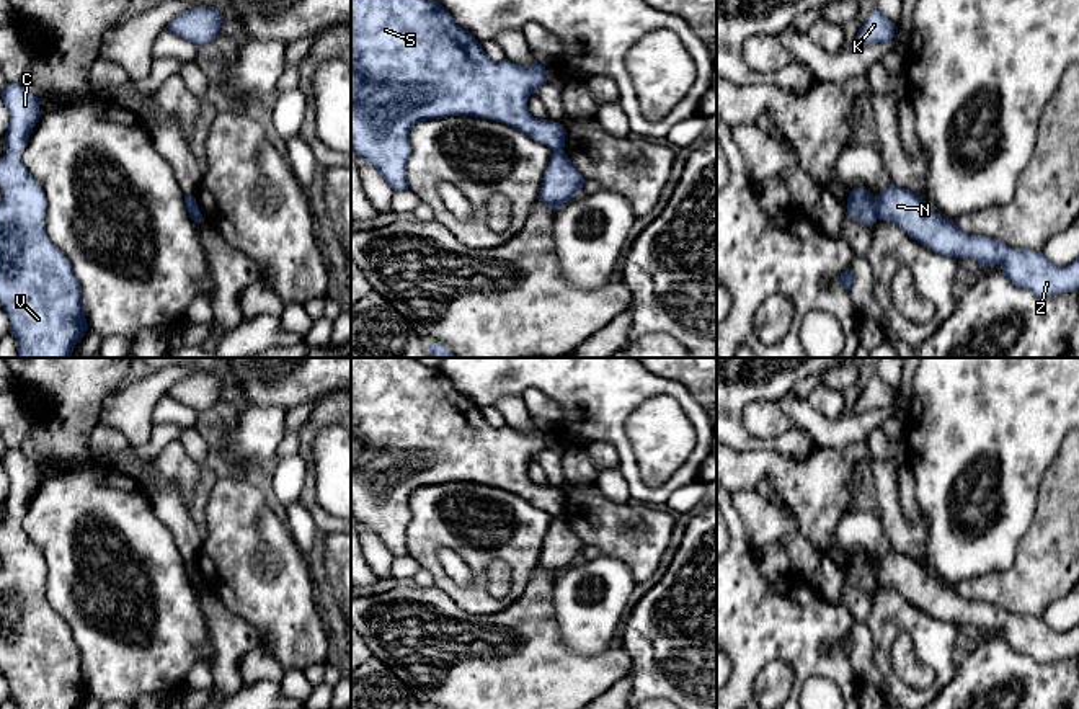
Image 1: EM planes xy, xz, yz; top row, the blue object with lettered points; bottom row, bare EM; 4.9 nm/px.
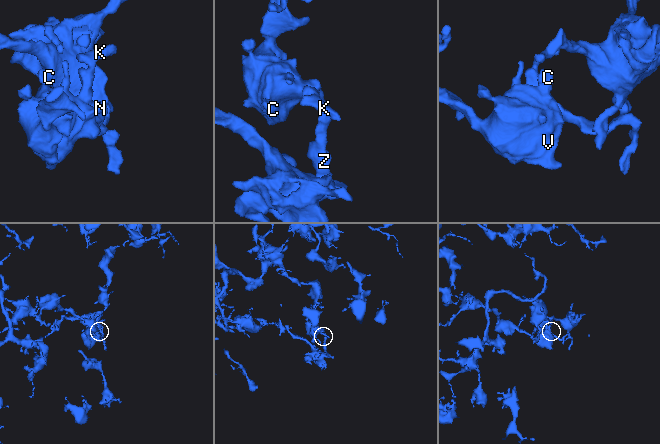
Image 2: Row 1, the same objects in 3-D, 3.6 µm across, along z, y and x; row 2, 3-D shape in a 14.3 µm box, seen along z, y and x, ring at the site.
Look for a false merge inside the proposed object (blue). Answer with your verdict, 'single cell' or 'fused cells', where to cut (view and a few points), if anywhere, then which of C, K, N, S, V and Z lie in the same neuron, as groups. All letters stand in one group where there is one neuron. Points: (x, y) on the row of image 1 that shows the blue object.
fused cells; cut in yz along (872, 198), (879, 218); C K S V / N Z

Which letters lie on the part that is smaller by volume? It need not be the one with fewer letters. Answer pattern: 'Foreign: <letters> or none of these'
Foreign: N, Z

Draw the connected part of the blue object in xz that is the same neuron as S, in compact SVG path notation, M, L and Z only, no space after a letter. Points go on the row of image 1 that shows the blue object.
M351 0L351 149L356 152L357 158L372 165L393 191L408 190L406 163L411 152L410 131L415 124L426 119L442 119L447 116L475 116L491 119L524 132L553 152L563 150L566 129L560 123L534 118L527 108L529 96L544 83L547 83L545 65L534 60L531 67L522 67L508 59L500 62L490 59L485 54L482 42L460 28L439 0Z

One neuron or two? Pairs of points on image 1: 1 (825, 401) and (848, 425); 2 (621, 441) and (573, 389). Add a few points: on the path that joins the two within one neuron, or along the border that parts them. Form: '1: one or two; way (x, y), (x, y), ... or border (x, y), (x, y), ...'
1: two; border (807, 399), (828, 419), (839, 419), (848, 412)
2: one; way (611, 428), (586, 402)

